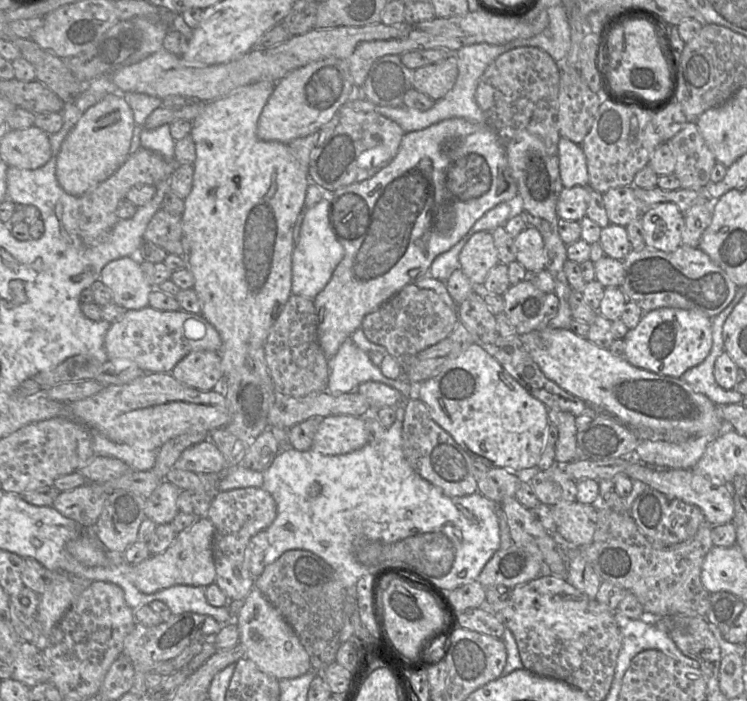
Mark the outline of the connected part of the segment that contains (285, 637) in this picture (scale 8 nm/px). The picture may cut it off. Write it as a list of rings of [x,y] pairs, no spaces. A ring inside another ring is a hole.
[[[253,588],[245,598],[238,618],[239,643],[243,648],[244,657],[253,661],[260,671],[278,680],[298,678],[311,670],[309,655],[302,645],[298,635],[286,622],[281,613],[262,595]]]

